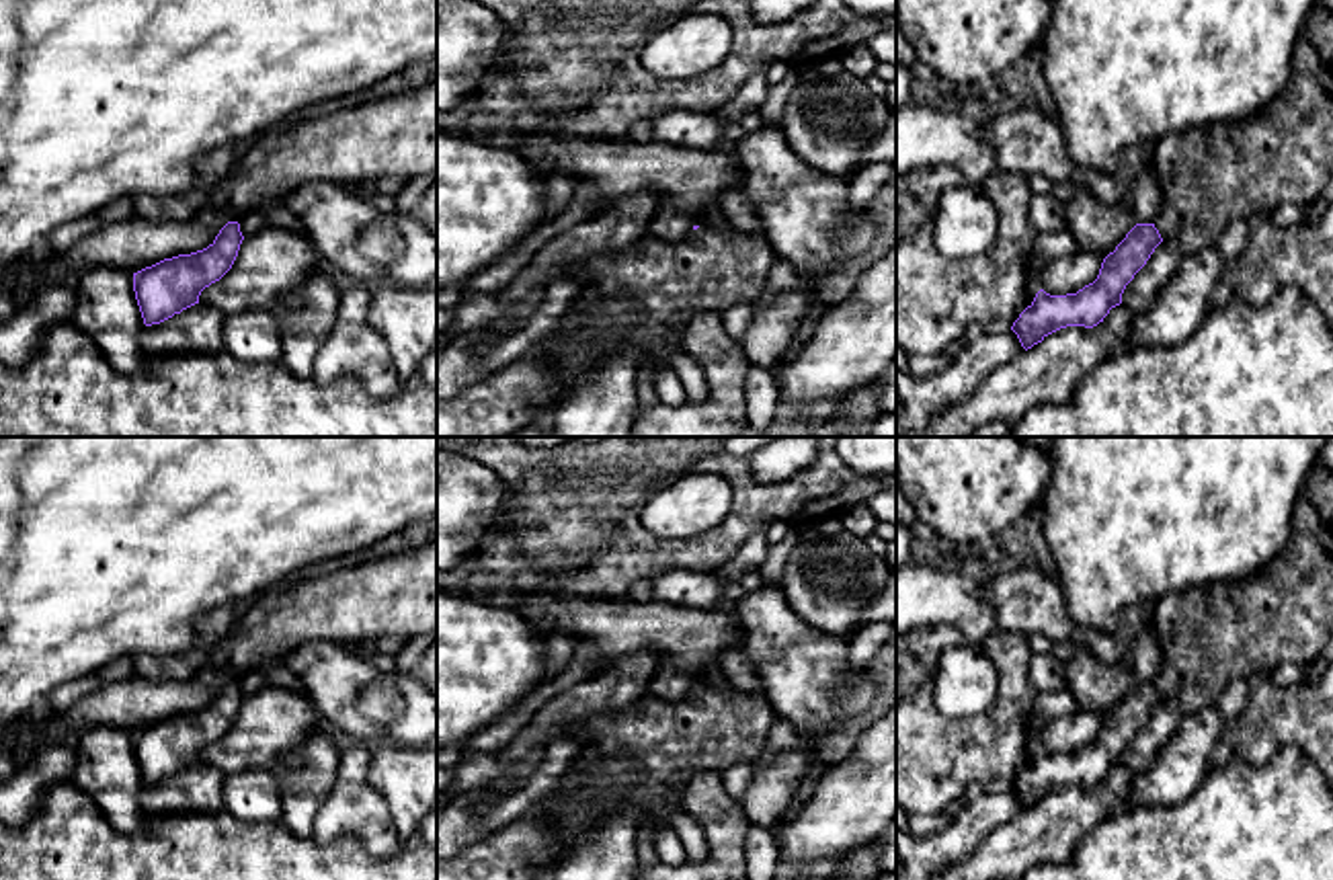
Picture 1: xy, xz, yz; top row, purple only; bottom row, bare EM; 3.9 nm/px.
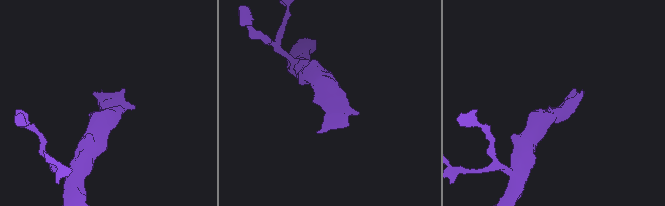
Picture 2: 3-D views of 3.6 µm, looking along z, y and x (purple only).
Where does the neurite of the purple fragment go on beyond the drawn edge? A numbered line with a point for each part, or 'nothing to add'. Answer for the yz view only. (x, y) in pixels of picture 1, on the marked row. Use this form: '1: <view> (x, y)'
1: yz (1213, 175)

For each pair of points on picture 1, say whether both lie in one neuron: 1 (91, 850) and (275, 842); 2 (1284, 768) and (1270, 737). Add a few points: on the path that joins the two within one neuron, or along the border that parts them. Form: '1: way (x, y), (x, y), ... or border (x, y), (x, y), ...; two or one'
1: way (136, 854), (230, 854); one
2: border (1311, 760), (1282, 745), (1260, 766), (1231, 764); two

